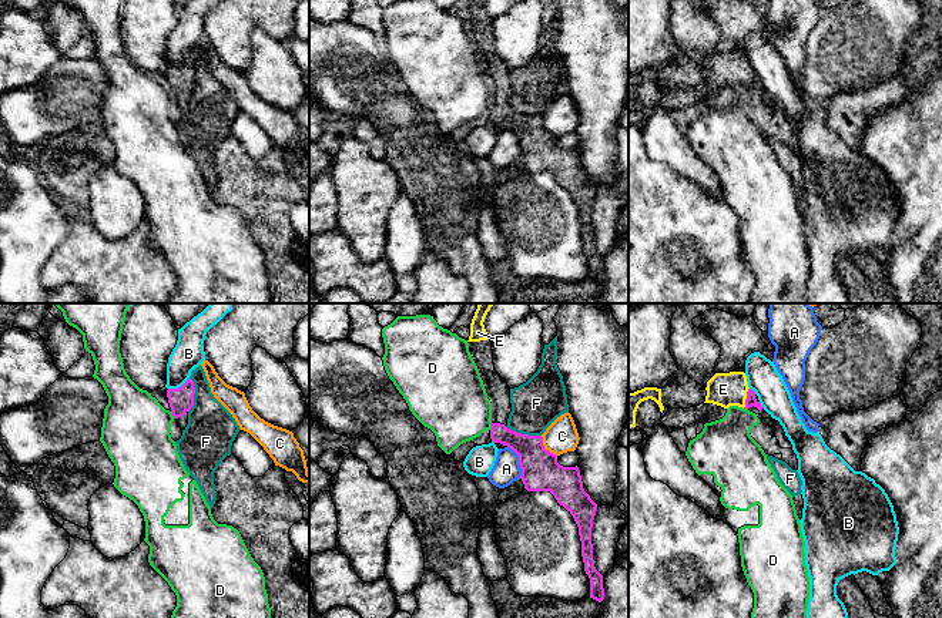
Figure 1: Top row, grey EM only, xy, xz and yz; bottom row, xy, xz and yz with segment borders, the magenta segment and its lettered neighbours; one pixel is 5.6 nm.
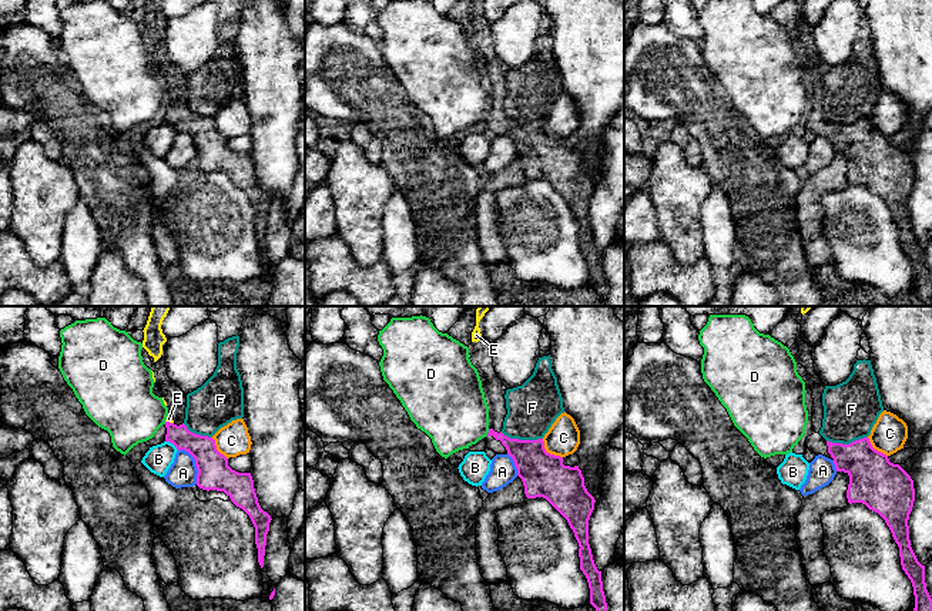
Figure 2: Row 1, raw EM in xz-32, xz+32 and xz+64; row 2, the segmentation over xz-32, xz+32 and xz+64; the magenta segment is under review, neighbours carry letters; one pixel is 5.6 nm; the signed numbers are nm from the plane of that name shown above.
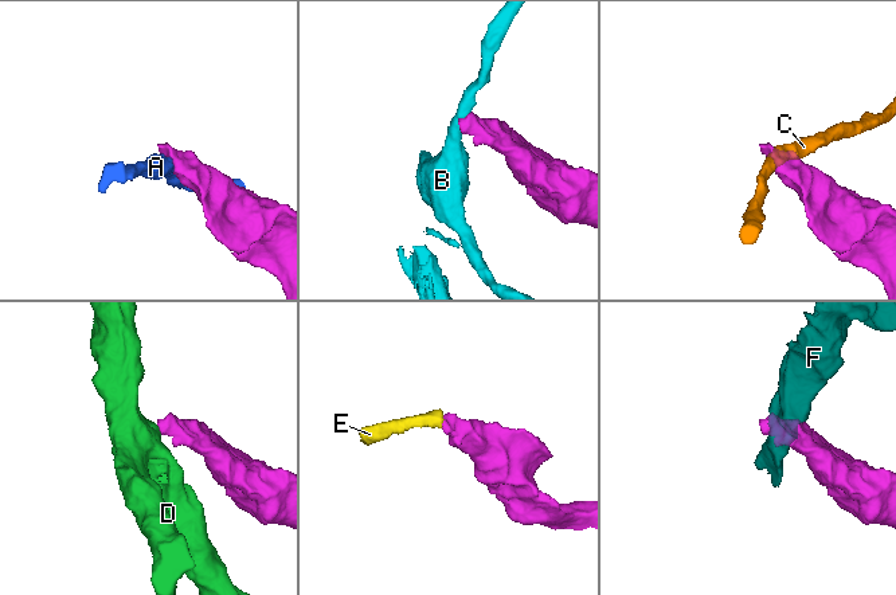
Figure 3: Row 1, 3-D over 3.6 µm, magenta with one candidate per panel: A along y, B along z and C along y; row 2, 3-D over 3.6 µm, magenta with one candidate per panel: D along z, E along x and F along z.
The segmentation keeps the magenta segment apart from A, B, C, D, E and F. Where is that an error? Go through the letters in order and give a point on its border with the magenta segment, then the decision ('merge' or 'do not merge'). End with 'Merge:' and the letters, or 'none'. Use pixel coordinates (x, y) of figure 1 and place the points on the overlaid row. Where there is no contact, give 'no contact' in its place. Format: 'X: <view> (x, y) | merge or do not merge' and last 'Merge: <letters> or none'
A: xz (519, 462) | do not merge
B: xy (178, 388) | do not merge
C: xz (543, 447) | do not merge
D: xy (173, 415) | do not merge
E: yz (747, 397) | merge
F: xz (523, 435) | do not merge
Merge: E

